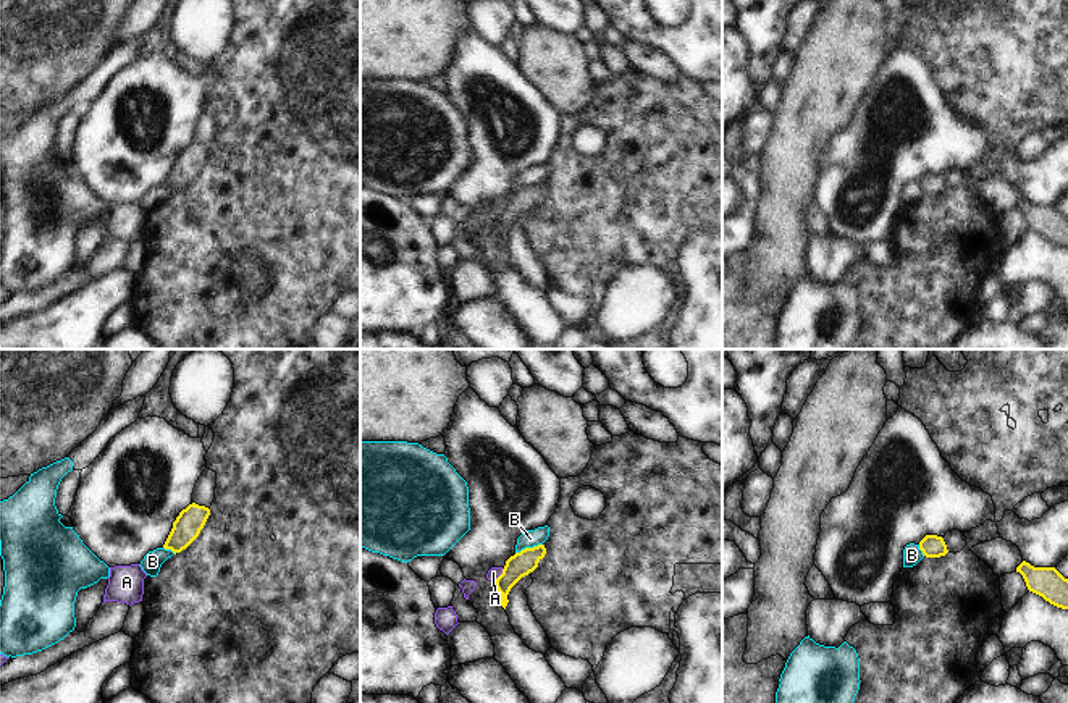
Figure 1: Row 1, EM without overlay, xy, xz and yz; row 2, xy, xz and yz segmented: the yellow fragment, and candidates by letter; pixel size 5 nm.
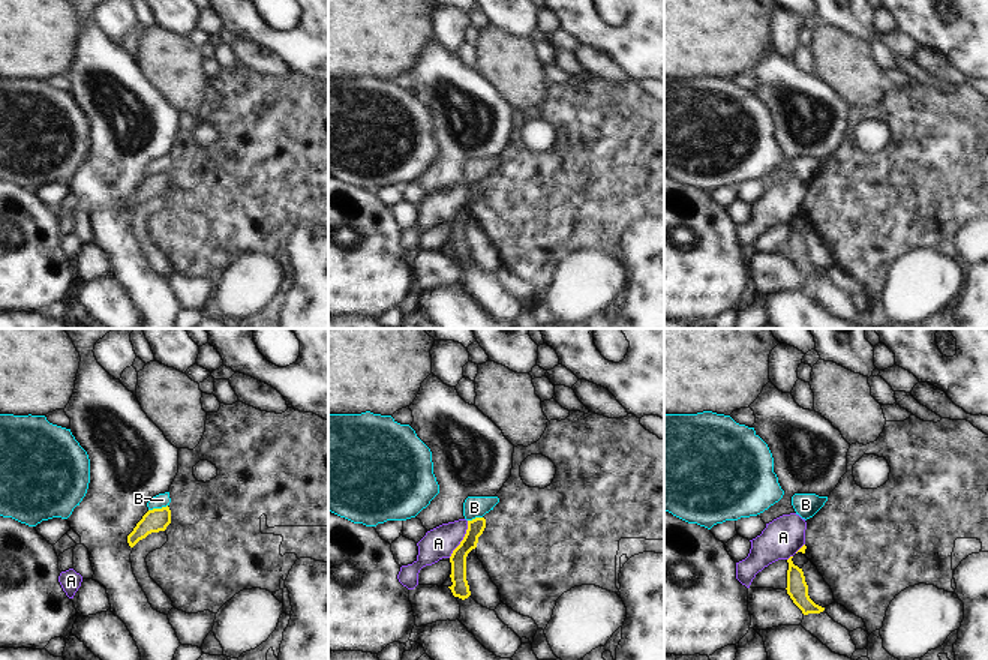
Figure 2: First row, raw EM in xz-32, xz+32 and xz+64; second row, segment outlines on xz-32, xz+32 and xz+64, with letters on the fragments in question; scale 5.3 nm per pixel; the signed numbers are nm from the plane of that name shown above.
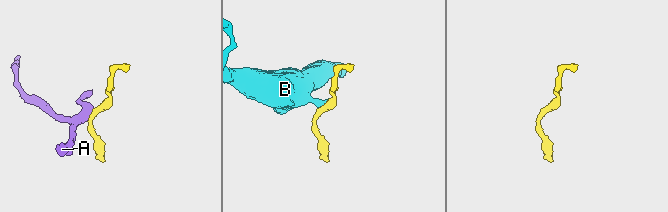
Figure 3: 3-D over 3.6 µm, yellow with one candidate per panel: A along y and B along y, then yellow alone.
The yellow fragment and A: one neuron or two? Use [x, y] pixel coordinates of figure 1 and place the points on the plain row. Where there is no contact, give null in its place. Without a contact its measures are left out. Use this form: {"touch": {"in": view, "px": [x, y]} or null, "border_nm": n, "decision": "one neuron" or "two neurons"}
{"touch": {"in": "xz", "px": [501, 212]}, "border_nm": 70, "decision": "two neurons"}

